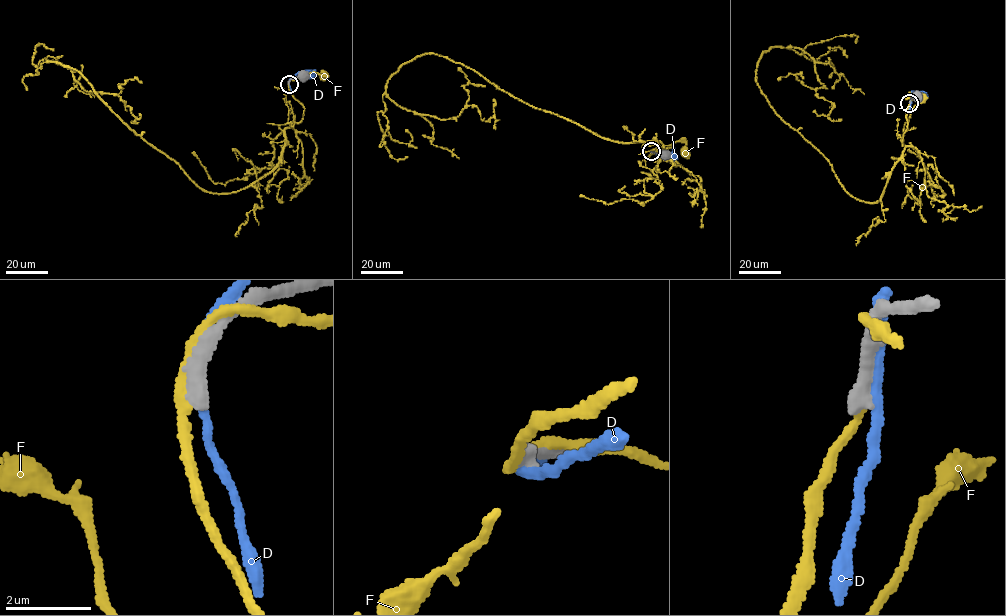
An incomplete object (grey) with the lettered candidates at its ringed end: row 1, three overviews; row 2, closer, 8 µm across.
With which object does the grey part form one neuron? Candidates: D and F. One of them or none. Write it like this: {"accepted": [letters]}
{"accepted": []}

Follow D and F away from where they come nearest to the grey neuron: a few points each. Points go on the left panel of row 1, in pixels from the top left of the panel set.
D: (289, 81), (301, 71), (310, 73)
F: (289, 81), (312, 72), (324, 74)

